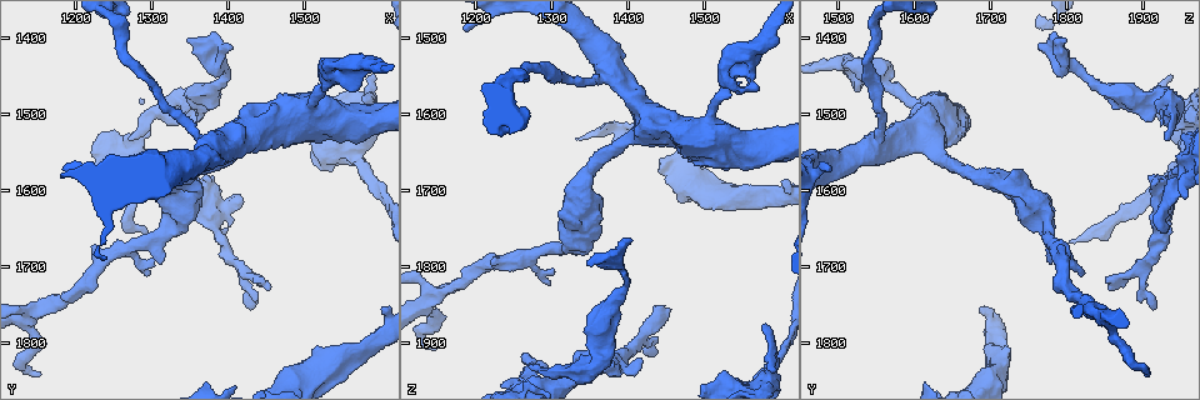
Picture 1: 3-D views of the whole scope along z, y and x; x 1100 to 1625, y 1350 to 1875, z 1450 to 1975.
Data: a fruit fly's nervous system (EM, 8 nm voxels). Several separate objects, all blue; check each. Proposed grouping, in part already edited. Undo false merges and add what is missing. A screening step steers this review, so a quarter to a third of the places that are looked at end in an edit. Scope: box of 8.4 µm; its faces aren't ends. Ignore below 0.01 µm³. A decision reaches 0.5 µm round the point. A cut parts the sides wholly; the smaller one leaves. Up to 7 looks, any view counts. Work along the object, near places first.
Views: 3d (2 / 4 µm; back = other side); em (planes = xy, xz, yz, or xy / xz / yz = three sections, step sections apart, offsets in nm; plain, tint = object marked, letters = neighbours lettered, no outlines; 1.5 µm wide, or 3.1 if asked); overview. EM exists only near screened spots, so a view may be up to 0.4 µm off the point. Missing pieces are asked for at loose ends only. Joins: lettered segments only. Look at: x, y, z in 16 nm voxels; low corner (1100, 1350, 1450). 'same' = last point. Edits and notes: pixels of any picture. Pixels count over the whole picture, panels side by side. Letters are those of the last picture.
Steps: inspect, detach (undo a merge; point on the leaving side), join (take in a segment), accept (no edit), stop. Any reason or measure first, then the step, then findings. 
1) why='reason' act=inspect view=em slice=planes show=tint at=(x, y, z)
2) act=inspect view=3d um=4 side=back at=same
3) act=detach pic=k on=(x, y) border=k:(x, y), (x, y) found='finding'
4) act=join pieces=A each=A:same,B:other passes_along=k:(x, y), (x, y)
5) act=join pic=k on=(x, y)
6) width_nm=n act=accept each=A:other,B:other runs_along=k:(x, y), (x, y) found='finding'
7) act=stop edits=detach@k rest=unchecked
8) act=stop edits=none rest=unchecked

why='branch stops here' act=inspect view=em slice=planes show=letters at=(1315, 1695, 1775)

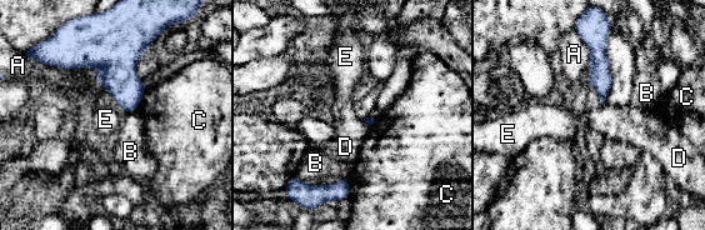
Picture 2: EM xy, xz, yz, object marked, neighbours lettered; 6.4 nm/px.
act=accept each=A:other,B:other,C:other,D:other,E:other border=2:(136, 109), (128, 113) found='none of them fits'

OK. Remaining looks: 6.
why='sharp bend' act=inspect view=em slice=planes show=tint at=(1350, 1480, 1935)

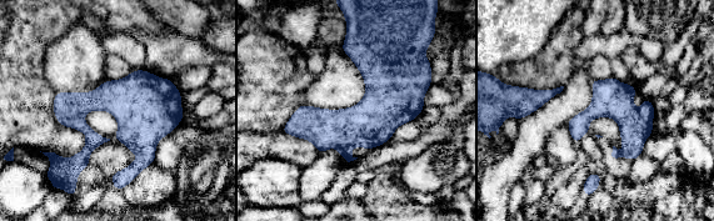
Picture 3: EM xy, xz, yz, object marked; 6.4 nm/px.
why='see the neighbours' act=inspect view=em slice=planes show=letters at=same

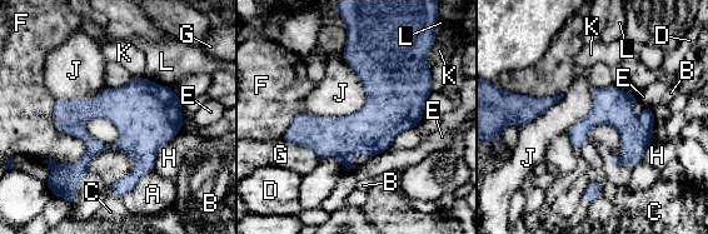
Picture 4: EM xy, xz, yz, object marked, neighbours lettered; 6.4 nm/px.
act=accept each=A:other,B:other,C:other,D:other,E:other,F:other,G:other,H:other,J:other,K:other,L:other border=4:(342, 56), (364, 103), (302, 113) found='all the same neuron'

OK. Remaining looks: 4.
why='branch stops here' act=inspect view=3d um=2 at=(1575, 1475, 1880)

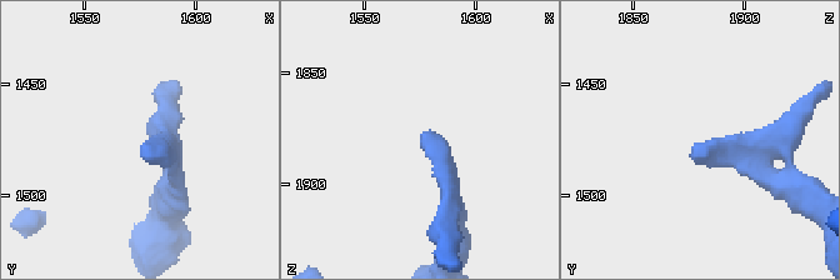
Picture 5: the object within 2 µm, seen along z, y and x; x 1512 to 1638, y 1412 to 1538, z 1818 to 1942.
why='need the tissue' act=inspect view=em slice=yz step=8 show=letters at=(1576, 1478, 1878)

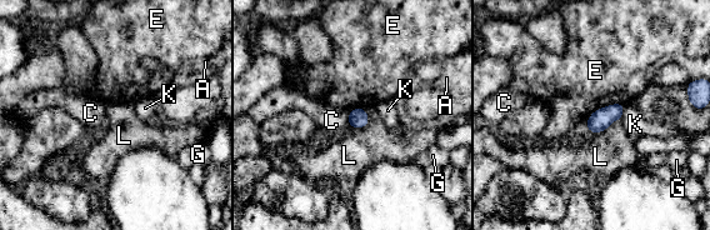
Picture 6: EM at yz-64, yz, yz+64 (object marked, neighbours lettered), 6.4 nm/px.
why='another direction' act=inspect view=em slice=planes show=letters at=same

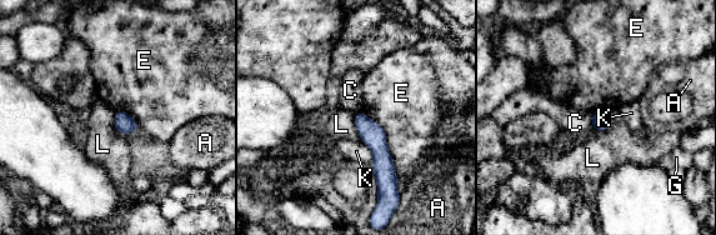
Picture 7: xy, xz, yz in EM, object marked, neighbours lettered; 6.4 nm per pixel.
longest_contact=E:480nm act=accept each=A:other,C:other,E:other,G:other,K:other,L:other border=7:(607, 111), (611, 125), (592, 130) found='none of them fits'

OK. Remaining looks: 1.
act=stop edits=none rest=unchecked

